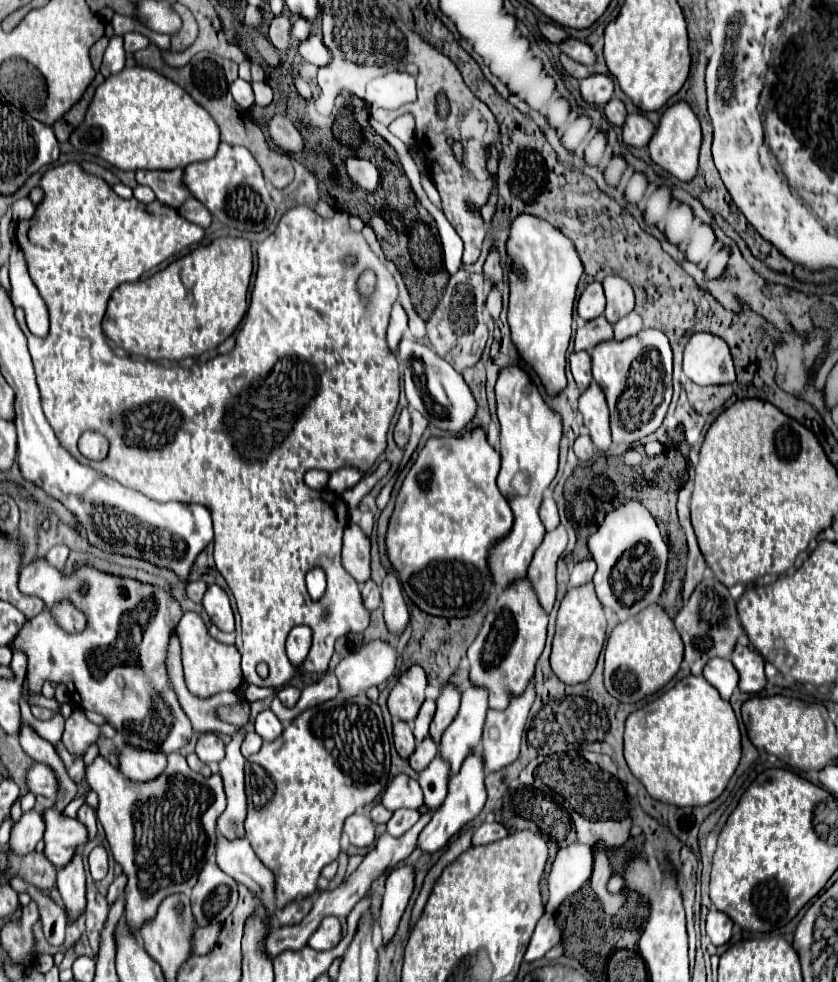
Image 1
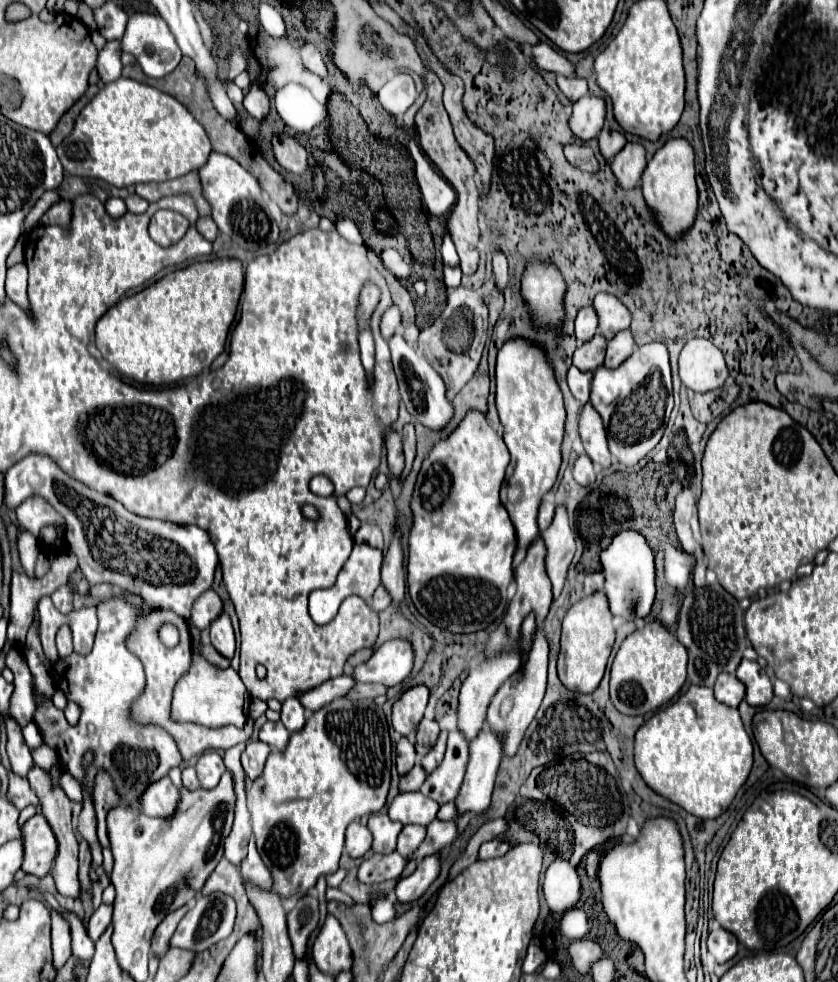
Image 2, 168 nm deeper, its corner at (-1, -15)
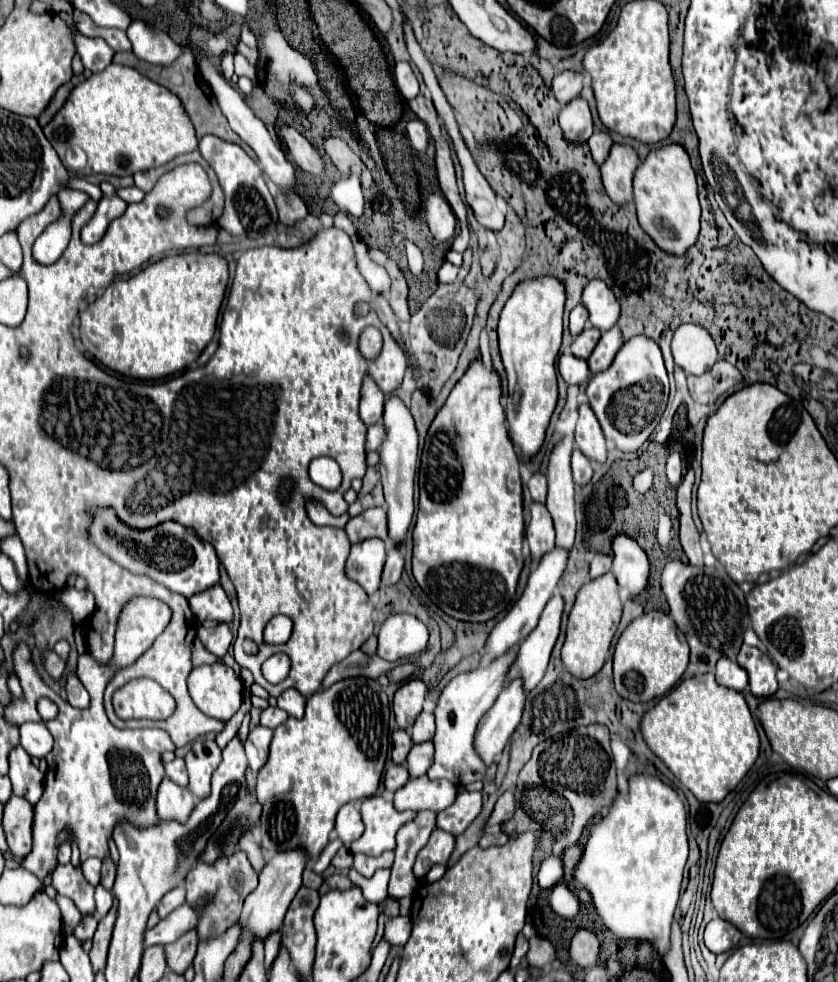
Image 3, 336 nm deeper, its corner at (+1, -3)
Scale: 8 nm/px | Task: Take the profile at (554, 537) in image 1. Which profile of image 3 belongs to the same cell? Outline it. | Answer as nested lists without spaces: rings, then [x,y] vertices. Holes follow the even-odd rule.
[[[563,436],[551,456],[547,466],[547,508],[555,522],[557,542],[563,548],[571,548],[575,540],[575,500],[573,490],[575,482],[571,476],[571,452],[573,452],[573,436]]]

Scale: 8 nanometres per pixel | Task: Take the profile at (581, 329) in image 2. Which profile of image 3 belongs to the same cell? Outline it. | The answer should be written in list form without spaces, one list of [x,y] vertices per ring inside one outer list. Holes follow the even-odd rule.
[[[581,304],[571,310],[571,314],[569,314],[569,330],[571,330],[571,336],[573,336],[573,338],[575,338],[577,334],[581,334],[583,328],[587,326],[587,316],[589,316],[589,314],[585,312],[585,308],[581,308]]]

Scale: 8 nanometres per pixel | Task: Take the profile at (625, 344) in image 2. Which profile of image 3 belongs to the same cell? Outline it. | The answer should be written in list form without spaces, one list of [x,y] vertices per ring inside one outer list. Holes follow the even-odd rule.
[[[613,326],[607,332],[603,332],[597,348],[593,350],[593,354],[587,360],[589,372],[597,374],[597,372],[607,370],[611,366],[615,354],[617,354],[617,350],[621,348],[621,344],[623,344],[623,338],[621,338],[621,330],[617,326]]]

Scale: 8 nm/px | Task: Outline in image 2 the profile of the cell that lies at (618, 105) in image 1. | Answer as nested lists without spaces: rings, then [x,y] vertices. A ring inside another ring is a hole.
[[[603,128],[599,132],[599,148],[601,148],[601,154],[611,160],[623,146],[625,146],[625,136],[623,132],[619,130],[611,130],[611,128]]]

